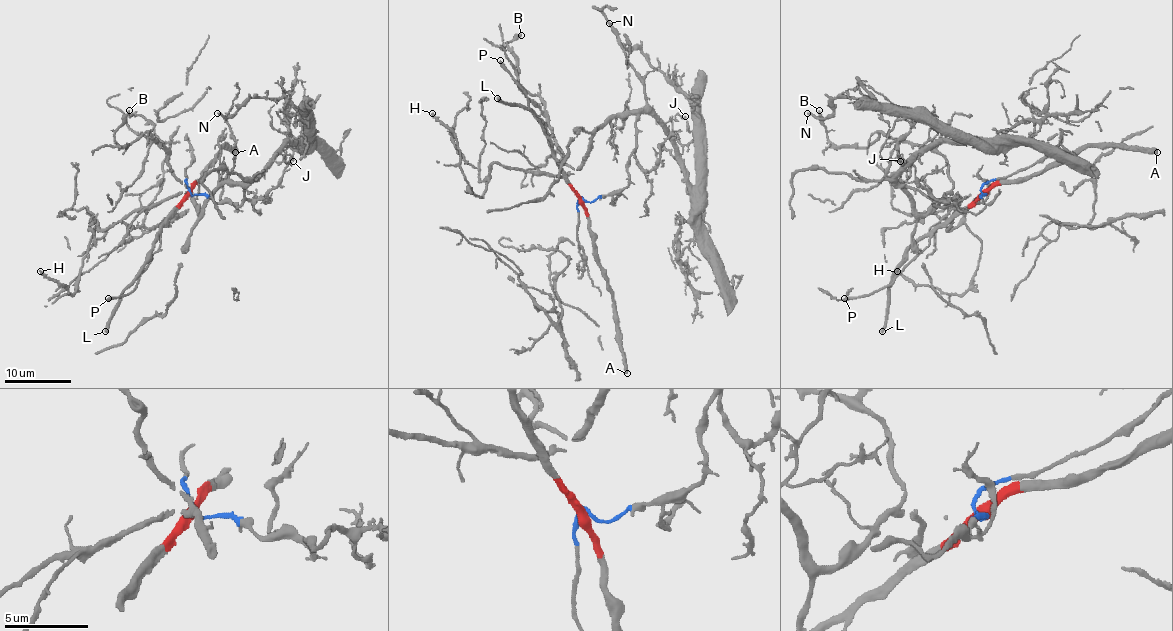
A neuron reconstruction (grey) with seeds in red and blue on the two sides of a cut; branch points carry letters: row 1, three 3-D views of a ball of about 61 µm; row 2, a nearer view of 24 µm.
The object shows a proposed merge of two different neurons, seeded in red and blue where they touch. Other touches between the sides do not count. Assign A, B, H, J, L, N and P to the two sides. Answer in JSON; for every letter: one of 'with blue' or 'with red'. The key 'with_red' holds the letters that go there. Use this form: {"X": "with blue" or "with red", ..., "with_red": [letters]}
{"A": "with red", "B": "with blue", "H": "with blue", "J": "with blue", "L": "with red", "N": "with blue", "P": "with red", "with_red": ["A", "L", "P"]}

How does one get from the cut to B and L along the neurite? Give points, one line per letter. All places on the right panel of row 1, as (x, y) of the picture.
B: (981, 193), (966, 209), (899, 184), (920, 214), (952, 188), (940, 154), (882, 133), (836, 146), (819, 110)
L: (981, 193), (955, 211), (894, 279), (882, 332)

